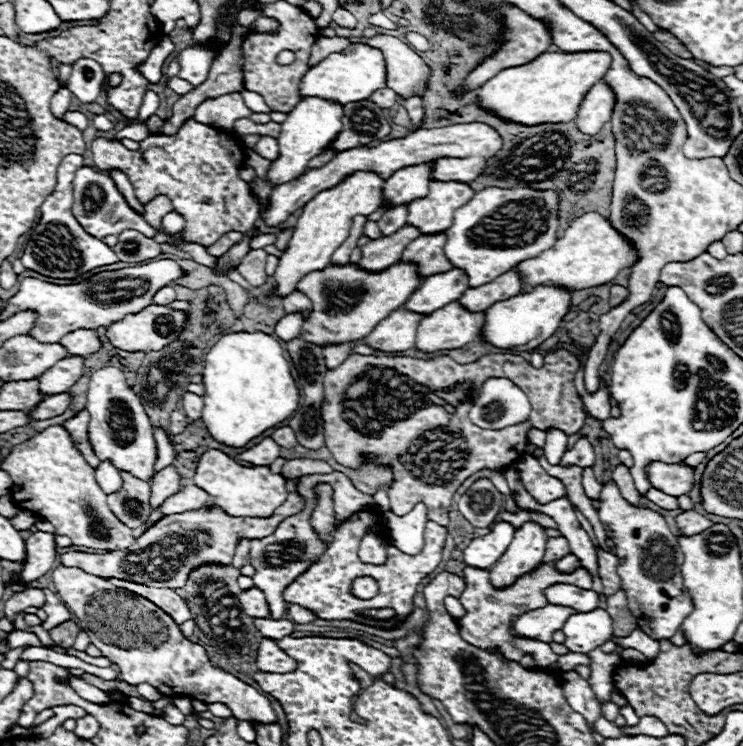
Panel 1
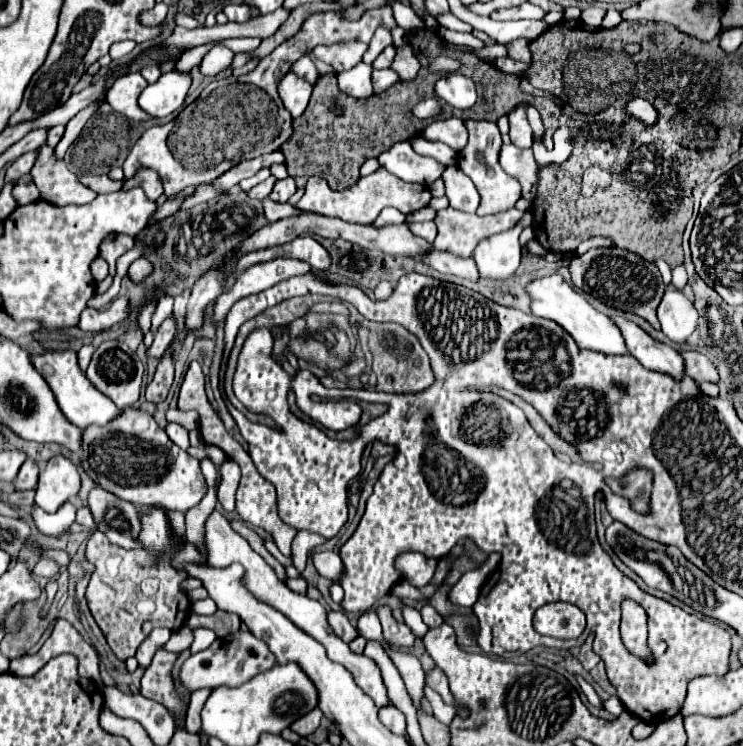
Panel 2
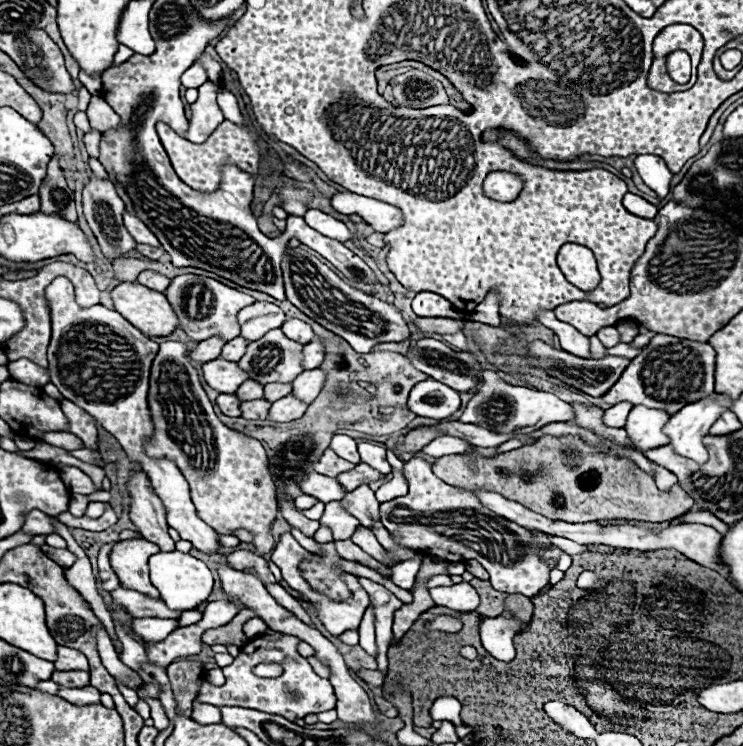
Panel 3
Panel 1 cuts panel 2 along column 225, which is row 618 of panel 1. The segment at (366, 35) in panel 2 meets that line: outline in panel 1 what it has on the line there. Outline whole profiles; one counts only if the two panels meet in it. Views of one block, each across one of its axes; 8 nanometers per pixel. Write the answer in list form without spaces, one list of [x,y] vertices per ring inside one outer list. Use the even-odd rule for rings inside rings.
[[[60,564],[52,576],[60,598],[76,614],[78,624],[88,632],[92,644],[100,648],[102,656],[118,666],[124,682],[134,686],[146,682],[164,696],[190,696],[206,704],[222,702],[230,706],[238,718],[254,718],[262,724],[278,722],[278,716],[266,696],[218,668],[206,654],[206,648],[190,642],[182,634],[180,626],[150,600],[130,590],[116,588],[106,578],[98,578],[80,568]]]

